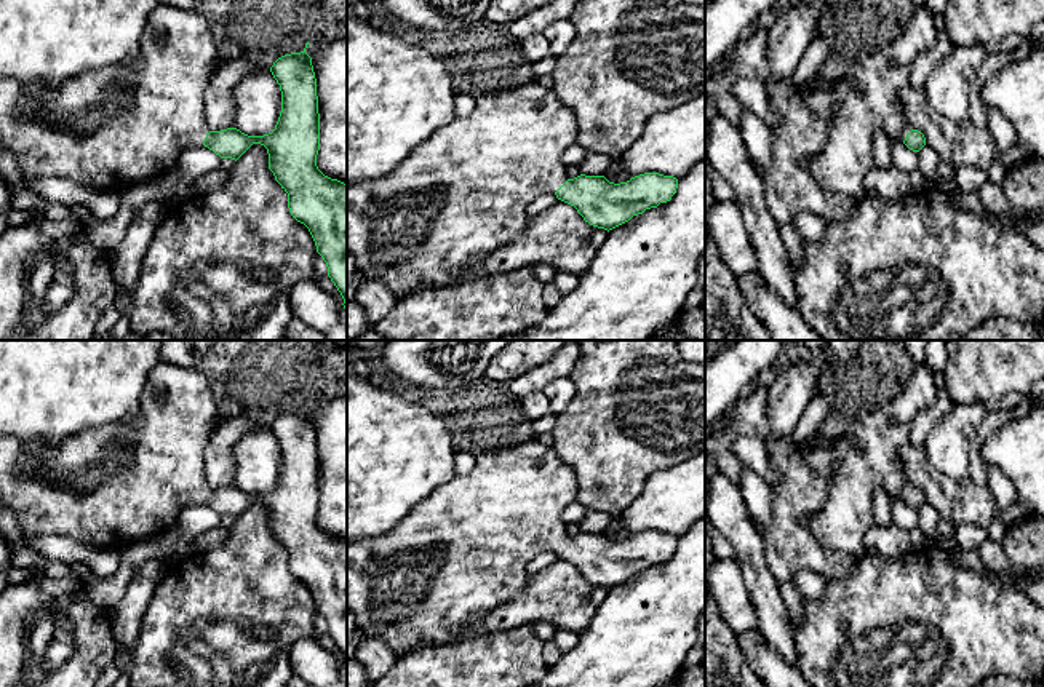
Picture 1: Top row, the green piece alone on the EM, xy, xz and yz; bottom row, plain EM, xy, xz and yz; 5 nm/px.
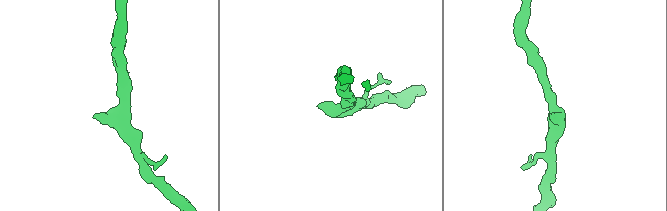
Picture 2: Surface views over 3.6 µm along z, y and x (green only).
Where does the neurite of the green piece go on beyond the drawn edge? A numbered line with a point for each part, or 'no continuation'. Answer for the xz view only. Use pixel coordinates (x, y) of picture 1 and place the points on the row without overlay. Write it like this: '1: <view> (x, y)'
1: xz (462, 550)

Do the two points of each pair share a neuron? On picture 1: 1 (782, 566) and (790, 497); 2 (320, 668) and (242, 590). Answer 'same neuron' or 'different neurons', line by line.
1: same neuron
2: different neurons

